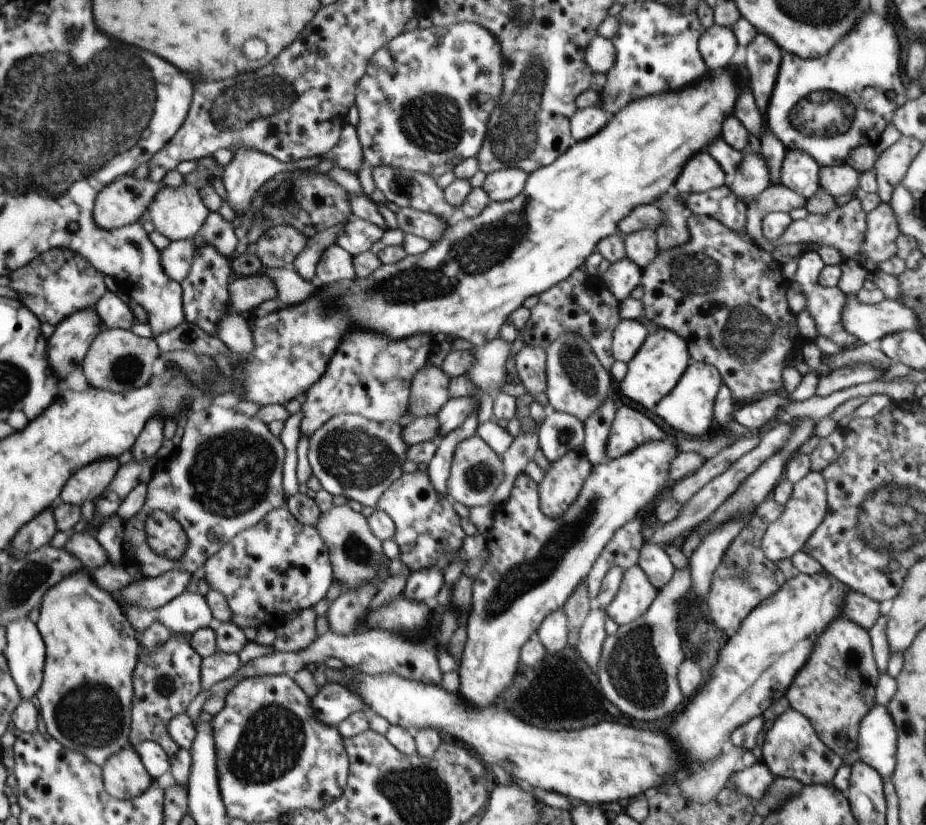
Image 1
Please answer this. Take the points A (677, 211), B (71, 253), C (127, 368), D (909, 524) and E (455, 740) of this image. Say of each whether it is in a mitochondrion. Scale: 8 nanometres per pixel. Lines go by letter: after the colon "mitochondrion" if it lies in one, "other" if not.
A: other
B: other
C: mitochondrion
D: mitochondrion
E: other

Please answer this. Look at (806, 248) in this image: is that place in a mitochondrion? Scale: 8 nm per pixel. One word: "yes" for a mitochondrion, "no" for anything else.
no

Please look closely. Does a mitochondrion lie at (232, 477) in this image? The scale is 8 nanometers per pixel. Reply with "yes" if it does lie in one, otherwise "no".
yes

